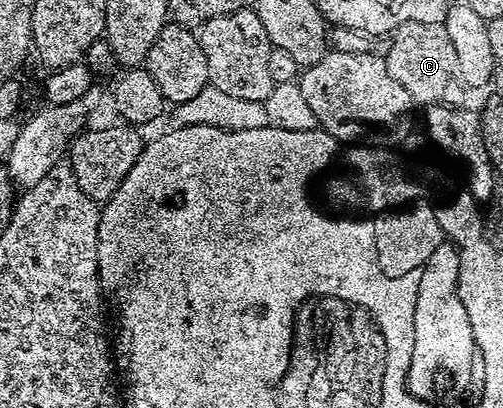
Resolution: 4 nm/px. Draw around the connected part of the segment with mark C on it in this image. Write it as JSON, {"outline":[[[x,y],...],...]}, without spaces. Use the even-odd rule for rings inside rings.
{"outline":[[[407,22],[392,32],[391,52],[385,56],[387,72],[407,88],[418,107],[452,106],[465,108],[470,105],[470,91],[463,80],[455,47],[447,37],[444,25]]]}

